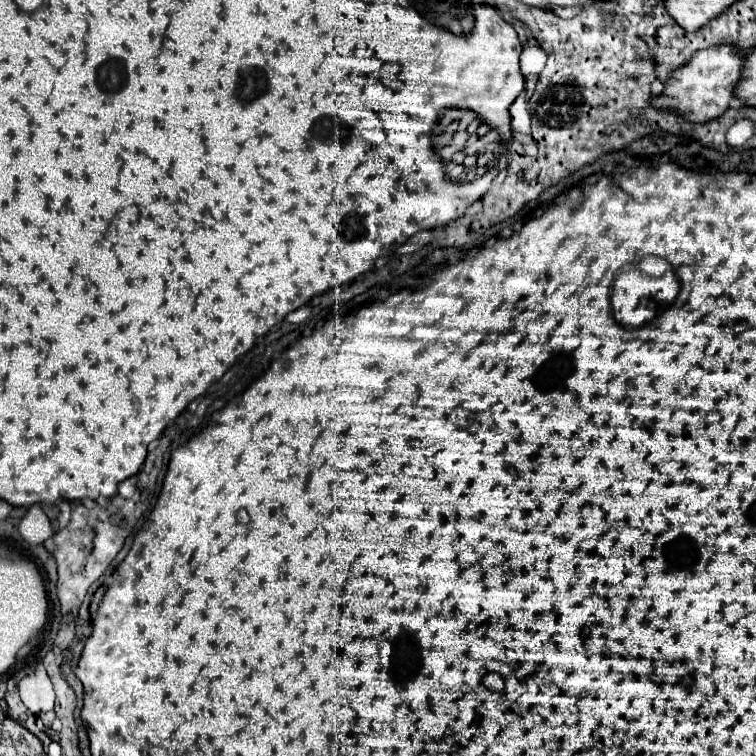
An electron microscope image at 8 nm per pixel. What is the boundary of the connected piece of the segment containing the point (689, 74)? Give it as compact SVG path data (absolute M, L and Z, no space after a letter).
M719 45L699 49L693 59L689 59L689 63L669 75L669 79L663 83L663 91L651 99L651 105L655 109L669 109L691 123L713 121L721 117L729 107L729 99L733 99L733 89L739 79L743 61L745 55L737 47Z

